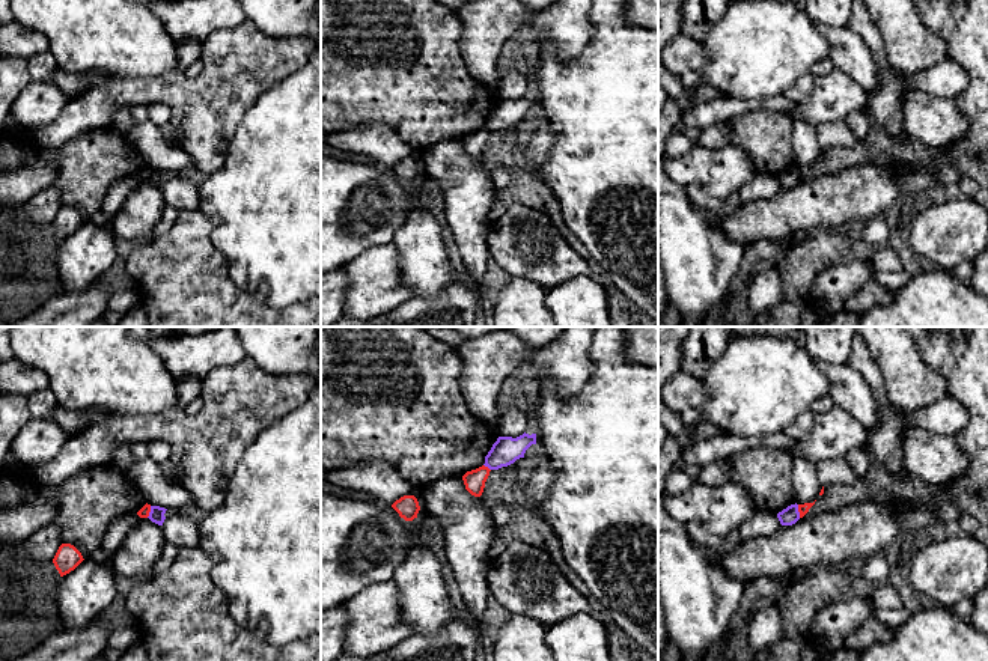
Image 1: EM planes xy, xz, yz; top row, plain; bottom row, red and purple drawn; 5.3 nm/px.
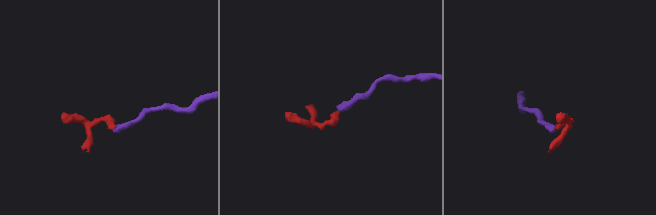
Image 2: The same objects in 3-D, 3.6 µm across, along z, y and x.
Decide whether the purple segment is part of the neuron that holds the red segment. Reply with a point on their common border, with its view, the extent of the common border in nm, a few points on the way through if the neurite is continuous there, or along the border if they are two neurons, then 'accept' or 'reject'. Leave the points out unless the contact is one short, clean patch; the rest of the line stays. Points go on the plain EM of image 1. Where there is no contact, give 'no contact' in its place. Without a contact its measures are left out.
contact yz (798, 173); length 70 nm; border yz (797, 167), (800, 179); reject

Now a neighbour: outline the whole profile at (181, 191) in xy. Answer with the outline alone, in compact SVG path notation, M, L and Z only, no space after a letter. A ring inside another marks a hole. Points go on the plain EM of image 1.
M191 173L178 175L170 178L163 185L164 205L176 211L184 209L199 209L200 193L199 193L199 178Z

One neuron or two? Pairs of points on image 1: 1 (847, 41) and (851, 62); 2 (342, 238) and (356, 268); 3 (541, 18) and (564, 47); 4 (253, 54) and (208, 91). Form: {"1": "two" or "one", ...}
{"1": "one", "2": "two", "3": "one", "4": "one"}

